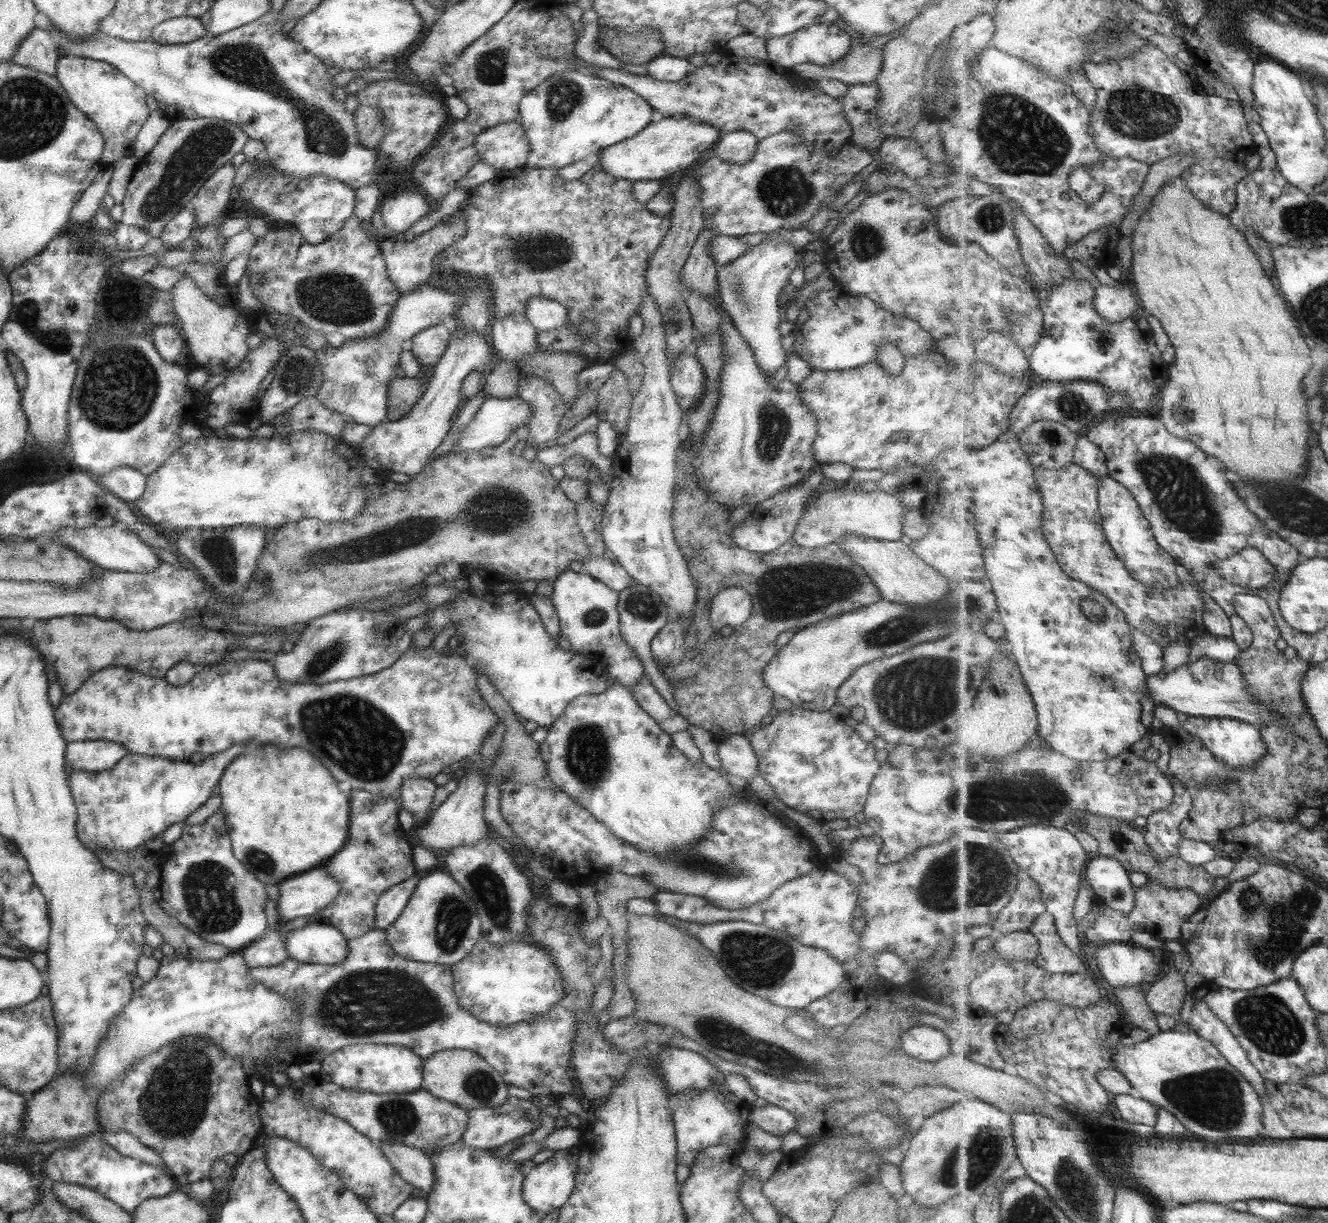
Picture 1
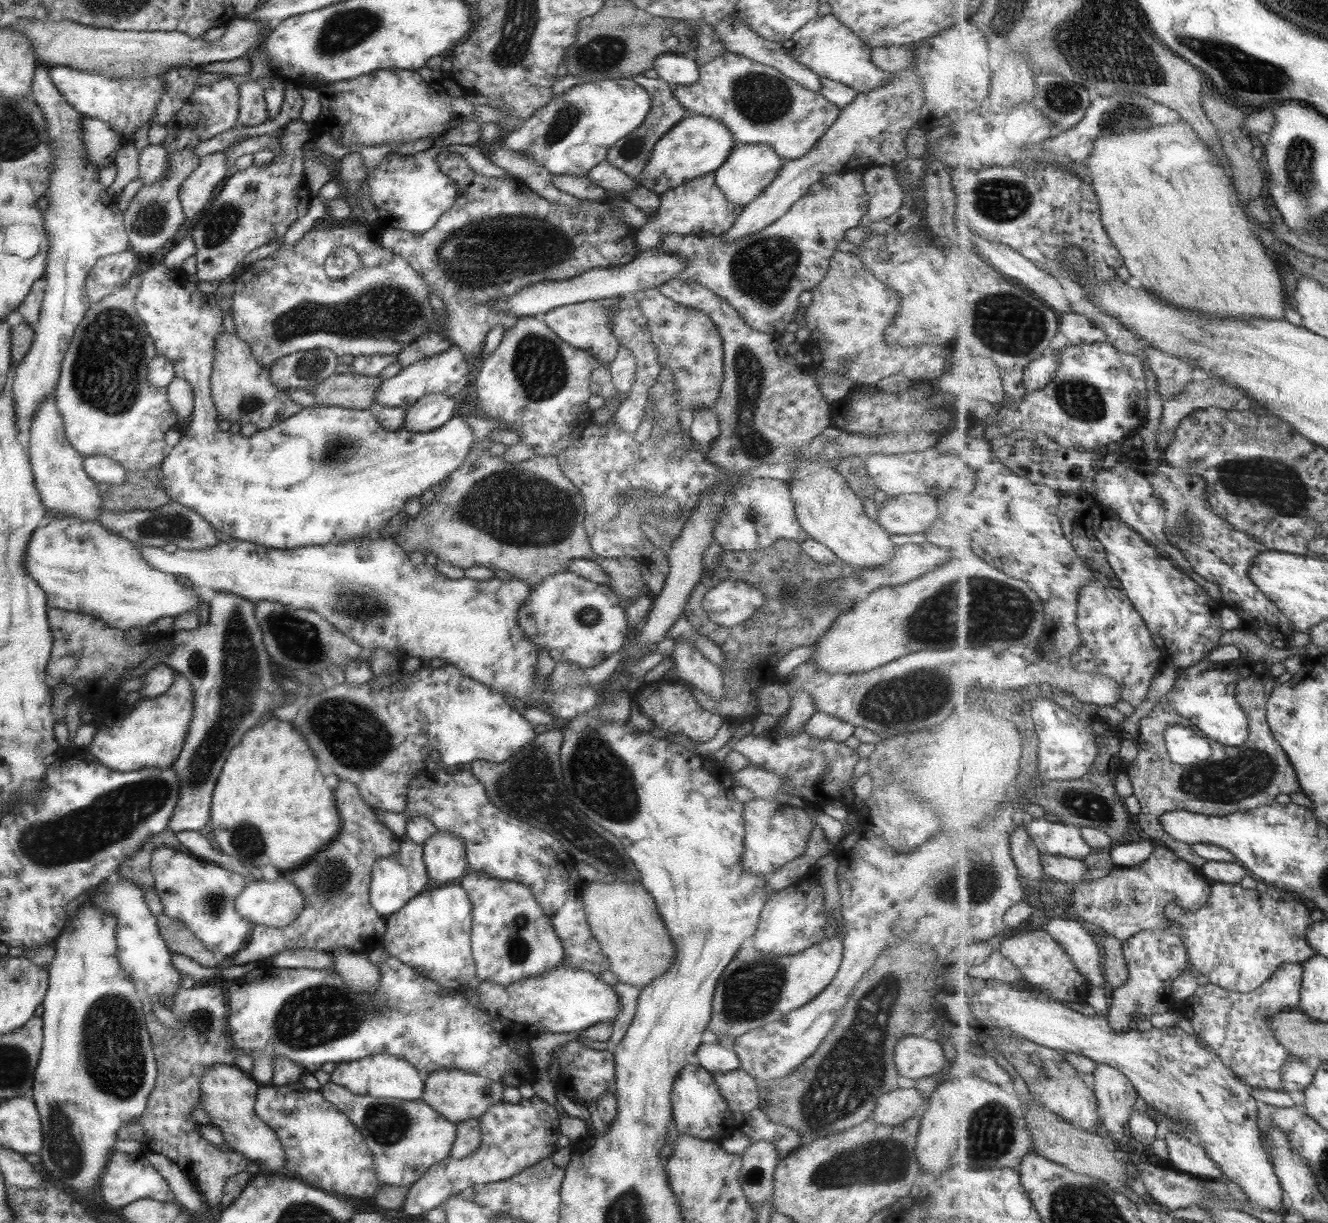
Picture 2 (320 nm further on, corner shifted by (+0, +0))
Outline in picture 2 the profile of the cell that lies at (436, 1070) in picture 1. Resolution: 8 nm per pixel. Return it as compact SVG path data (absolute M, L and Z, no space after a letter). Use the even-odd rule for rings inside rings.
M440 1069L428 1075L423 1080L423 1094L419 1099L425 1102L431 1110L439 1114L453 1125L465 1120L477 1119L494 1104L502 1102L504 1087L499 1082L479 1075L467 1074L457 1069Z

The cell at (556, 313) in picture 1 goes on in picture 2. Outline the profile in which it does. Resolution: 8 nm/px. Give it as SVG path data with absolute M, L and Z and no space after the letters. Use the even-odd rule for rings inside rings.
M611 297L598 301L585 301L567 306L558 306L548 310L540 317L545 326L559 340L573 348L589 351L591 356L594 356L600 364L609 366L615 360L619 347L618 339L615 338L610 329L610 316L614 309L618 308L614 306L617 300L617 297Z

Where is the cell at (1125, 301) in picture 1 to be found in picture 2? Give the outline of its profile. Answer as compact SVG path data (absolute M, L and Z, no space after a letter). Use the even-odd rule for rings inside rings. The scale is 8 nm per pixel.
M1077 312L1062 315L1059 328L1060 332L1069 339L1069 344L1072 345L1108 340L1105 330L1101 330L1090 318Z

